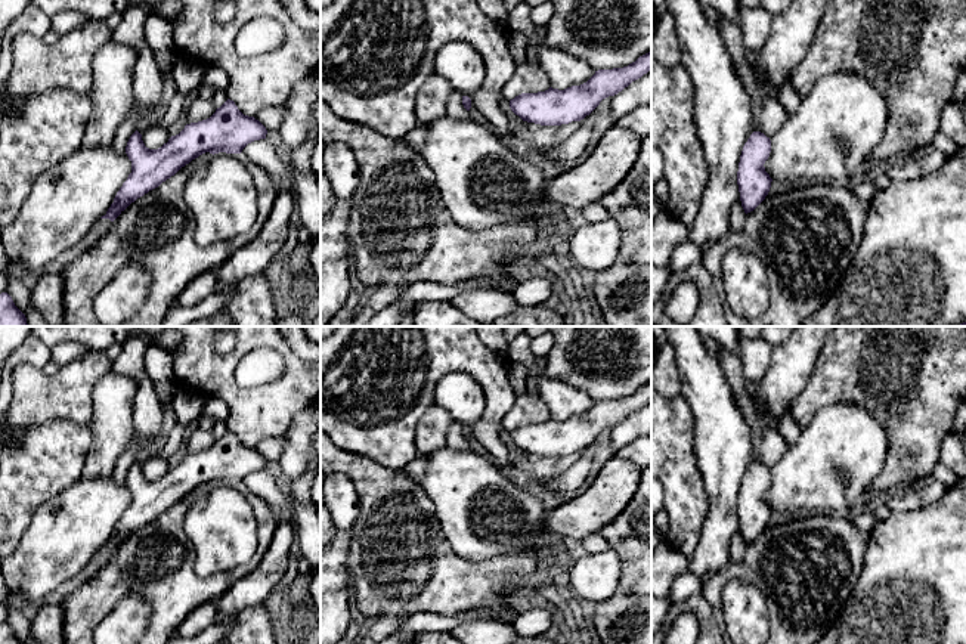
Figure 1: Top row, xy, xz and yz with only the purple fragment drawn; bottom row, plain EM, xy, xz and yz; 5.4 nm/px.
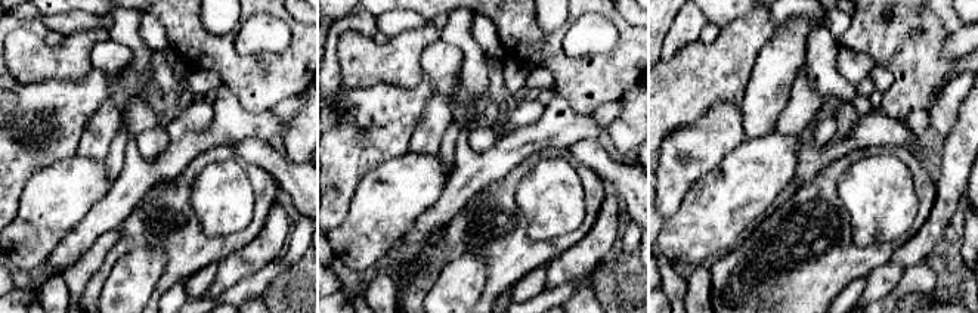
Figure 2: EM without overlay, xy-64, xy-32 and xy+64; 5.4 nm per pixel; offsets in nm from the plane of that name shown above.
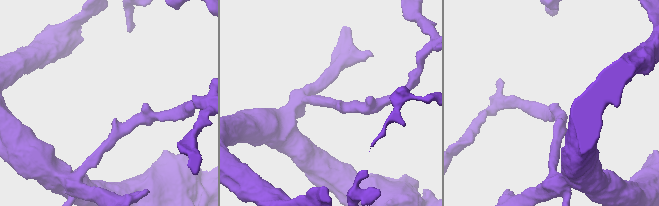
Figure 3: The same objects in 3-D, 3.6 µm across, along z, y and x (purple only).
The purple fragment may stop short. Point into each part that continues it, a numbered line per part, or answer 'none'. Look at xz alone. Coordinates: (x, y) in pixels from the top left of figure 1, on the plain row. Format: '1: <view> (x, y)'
none

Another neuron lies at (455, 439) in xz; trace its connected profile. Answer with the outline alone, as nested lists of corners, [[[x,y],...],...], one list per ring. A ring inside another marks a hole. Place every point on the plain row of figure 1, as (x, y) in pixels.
[[[455,421],[448,428],[448,443],[455,449],[471,449],[470,442],[462,436],[462,425]]]

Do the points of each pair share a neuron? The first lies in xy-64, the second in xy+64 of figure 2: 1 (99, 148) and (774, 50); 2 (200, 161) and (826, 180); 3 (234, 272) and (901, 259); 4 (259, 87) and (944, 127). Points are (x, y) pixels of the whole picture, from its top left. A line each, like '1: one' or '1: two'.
1: one
2: one
3: one
4: two

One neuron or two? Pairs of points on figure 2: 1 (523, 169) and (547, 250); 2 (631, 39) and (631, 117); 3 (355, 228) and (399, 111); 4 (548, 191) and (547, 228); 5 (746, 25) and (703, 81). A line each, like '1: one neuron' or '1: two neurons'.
1: one neuron
2: two neurons
3: two neurons
4: one neuron
5: one neuron

